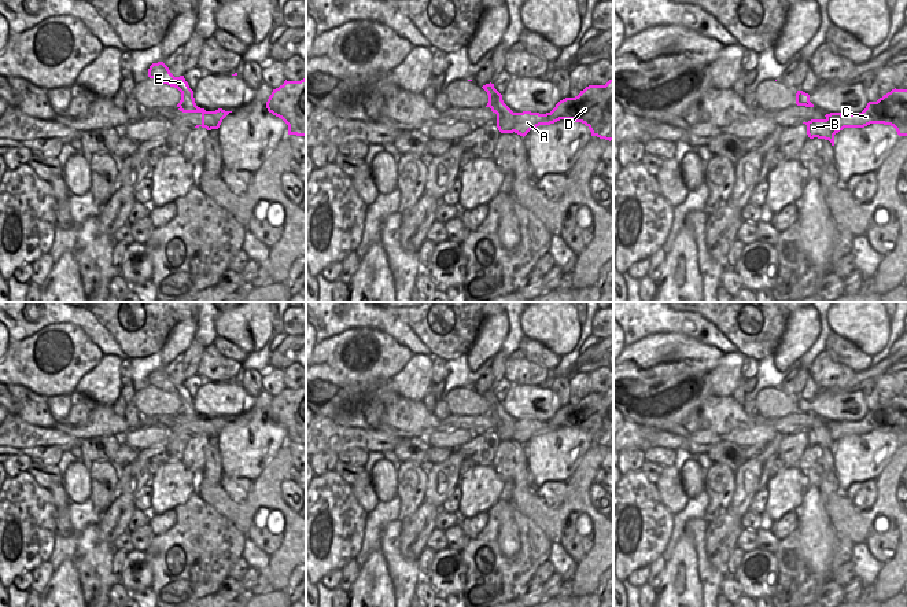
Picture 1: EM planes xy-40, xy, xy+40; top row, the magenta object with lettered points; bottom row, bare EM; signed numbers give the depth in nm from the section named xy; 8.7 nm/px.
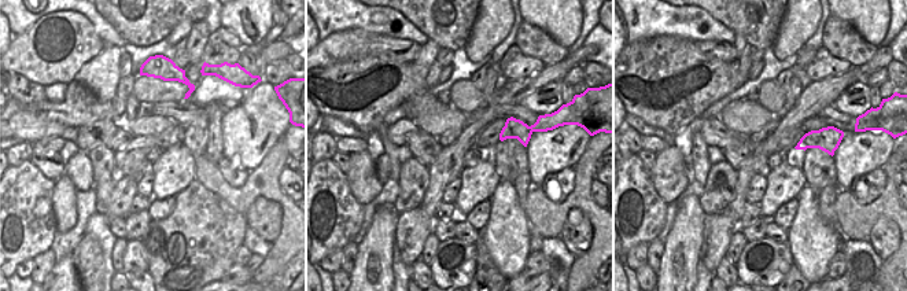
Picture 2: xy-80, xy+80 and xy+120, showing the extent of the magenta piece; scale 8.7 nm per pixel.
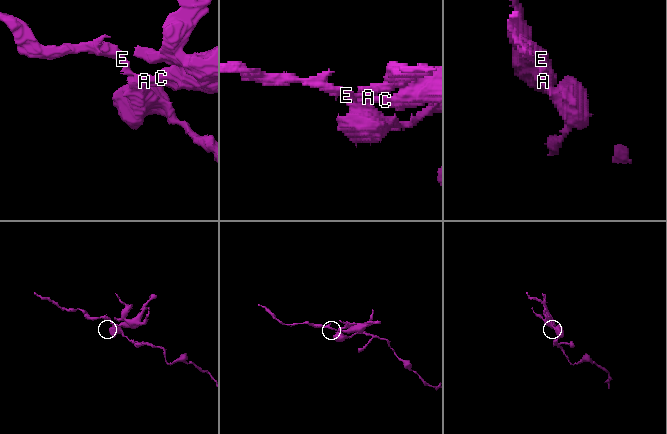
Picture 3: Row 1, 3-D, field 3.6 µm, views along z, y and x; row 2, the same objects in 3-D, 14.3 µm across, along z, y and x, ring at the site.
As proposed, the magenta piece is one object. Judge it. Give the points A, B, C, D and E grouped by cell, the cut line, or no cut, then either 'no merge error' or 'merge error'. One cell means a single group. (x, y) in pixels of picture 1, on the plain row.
A C D / B E; cut in xy along (515, 420), (513, 438); merge error

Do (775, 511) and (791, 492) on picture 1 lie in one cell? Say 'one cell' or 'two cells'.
one cell

